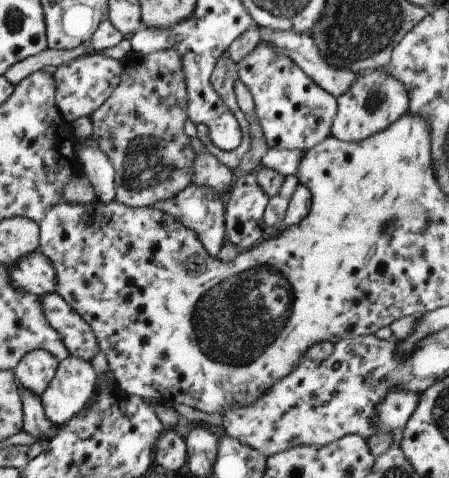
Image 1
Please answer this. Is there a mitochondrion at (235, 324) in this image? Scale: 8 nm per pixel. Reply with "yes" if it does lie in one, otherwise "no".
yes

